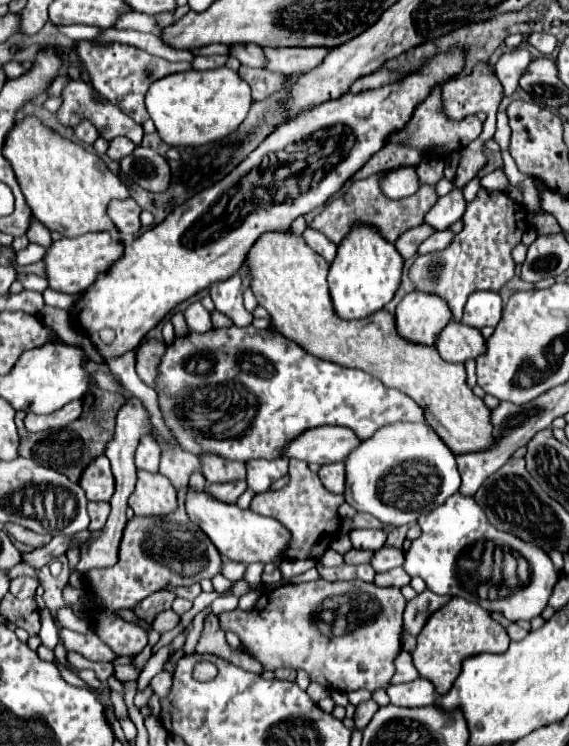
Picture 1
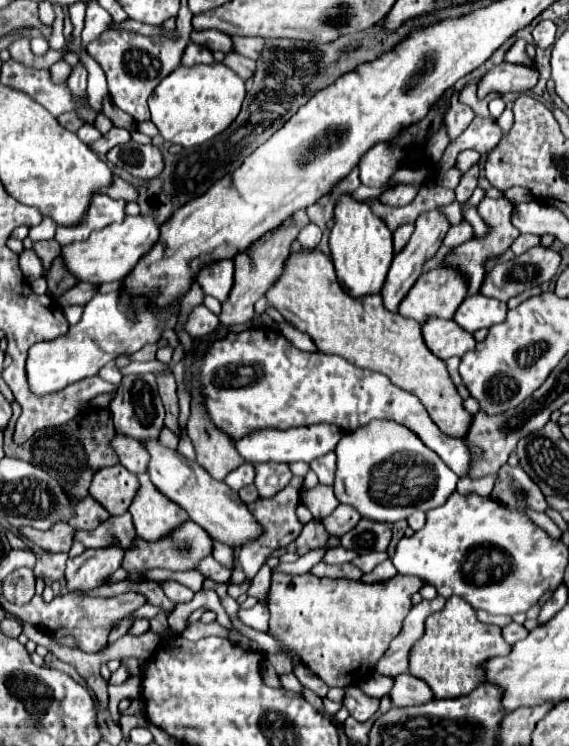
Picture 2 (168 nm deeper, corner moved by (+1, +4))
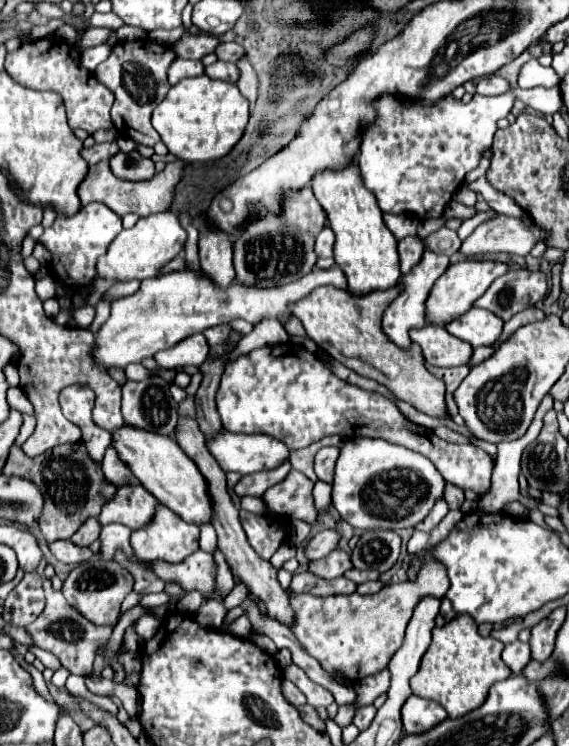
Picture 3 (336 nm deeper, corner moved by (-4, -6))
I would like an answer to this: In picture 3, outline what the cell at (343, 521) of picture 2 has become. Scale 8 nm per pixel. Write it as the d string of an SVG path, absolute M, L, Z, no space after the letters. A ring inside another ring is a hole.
M324 529L320 533L316 533L304 547L304 553L308 557L308 561L316 561L316 559L322 559L326 557L330 551L336 549L340 541L340 535L336 529Z

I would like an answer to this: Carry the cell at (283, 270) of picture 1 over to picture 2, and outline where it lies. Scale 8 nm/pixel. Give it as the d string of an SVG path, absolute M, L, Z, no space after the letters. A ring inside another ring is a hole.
M305 247L301 251L297 251L297 253L291 253L285 259L285 269L283 269L281 277L273 283L269 293L265 293L265 299L295 329L307 333L321 353L341 355L347 361L351 361L353 365L357 365L357 367L365 367L365 369L379 371L379 373L387 375L393 385L397 385L397 387L413 393L415 397L419 397L419 401L429 411L433 423L445 435L457 437L457 439L465 437L465 433L469 431L469 425L473 423L473 415L463 407L463 399L461 399L461 395L457 393L457 387L451 381L451 375L447 371L447 363L441 361L439 357L435 357L433 353L429 353L429 347L423 343L421 325L417 321L405 319L405 317L401 317L397 313L389 313L385 309L385 305L381 305L379 295L369 295L363 301L355 301L353 297L349 297L337 283L335 269L333 269L333 263L331 263L329 255L325 255L319 249L305 249Z

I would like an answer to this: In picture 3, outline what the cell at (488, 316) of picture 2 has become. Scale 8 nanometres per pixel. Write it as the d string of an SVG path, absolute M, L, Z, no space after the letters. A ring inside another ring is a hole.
M472 307L458 319L450 321L446 325L446 331L458 339L470 343L472 347L480 347L480 345L492 345L500 337L502 325L504 325L504 321L500 317L496 317L492 311Z

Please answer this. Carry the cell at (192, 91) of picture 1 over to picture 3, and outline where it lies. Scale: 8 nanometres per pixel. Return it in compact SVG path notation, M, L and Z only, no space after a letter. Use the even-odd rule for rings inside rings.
M202 75L170 87L166 99L152 113L152 125L172 155L184 163L206 163L230 153L244 135L248 117L248 99L234 83Z

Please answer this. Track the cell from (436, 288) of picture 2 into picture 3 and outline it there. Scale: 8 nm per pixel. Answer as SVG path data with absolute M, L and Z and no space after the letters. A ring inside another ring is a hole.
M458 261L452 263L446 273L434 283L430 297L426 301L426 317L428 323L436 323L436 325L444 325L450 319L460 317L462 313L466 313L472 303L492 285L494 279L498 279L500 275L504 275L510 269L508 263L500 263L500 261Z

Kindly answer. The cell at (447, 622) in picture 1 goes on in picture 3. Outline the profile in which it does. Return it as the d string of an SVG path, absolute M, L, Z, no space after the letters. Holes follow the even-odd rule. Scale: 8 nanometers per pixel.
M456 615L444 627L434 627L432 643L412 679L412 693L440 703L448 711L448 717L458 719L486 701L492 683L510 677L510 669L500 659L502 649L504 643L498 639L478 635L478 625L470 615Z

